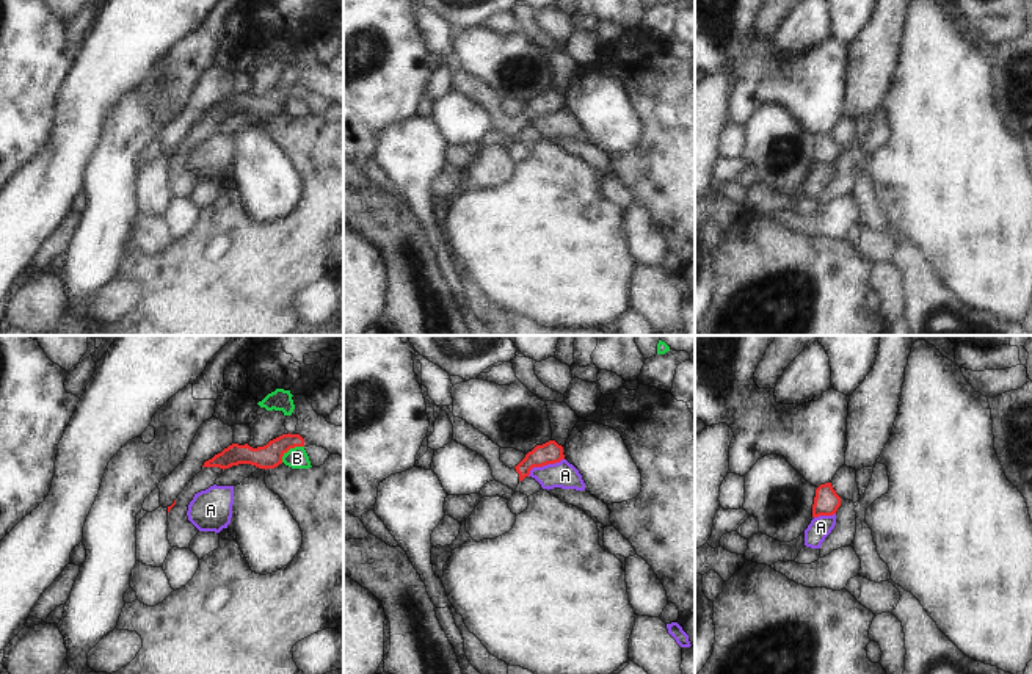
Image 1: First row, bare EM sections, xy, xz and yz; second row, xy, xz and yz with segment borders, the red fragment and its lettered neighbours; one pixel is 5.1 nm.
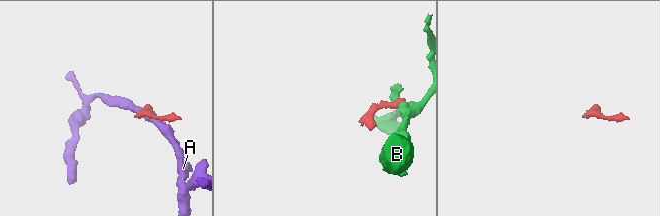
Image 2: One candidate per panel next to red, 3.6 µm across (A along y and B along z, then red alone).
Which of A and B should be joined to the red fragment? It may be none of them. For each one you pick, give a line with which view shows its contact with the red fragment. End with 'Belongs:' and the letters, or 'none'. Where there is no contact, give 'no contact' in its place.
Belongs: none

